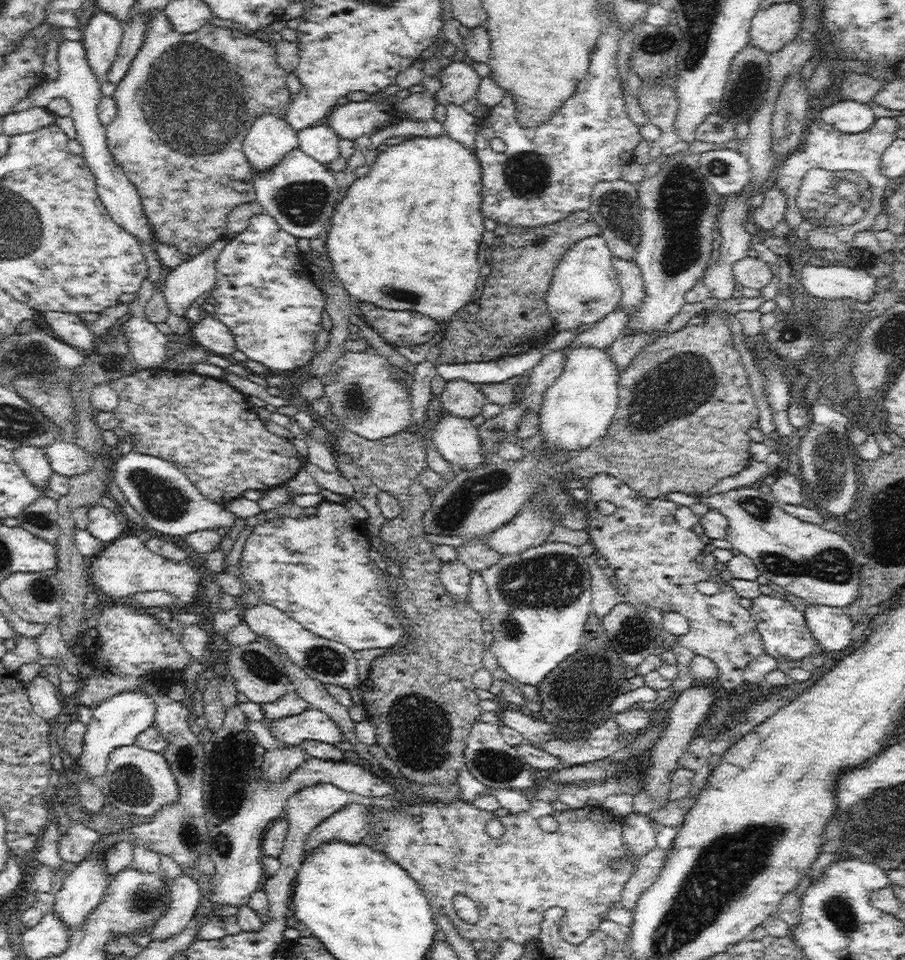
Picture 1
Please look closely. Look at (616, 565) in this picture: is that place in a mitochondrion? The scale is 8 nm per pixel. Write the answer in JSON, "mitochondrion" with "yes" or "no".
{"mitochondrion":"no"}

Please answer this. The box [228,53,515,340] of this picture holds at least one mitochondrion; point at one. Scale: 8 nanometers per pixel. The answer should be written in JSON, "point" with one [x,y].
{"point":[302,203]}

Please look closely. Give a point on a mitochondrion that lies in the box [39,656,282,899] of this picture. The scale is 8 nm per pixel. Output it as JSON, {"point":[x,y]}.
{"point":[239,747]}

